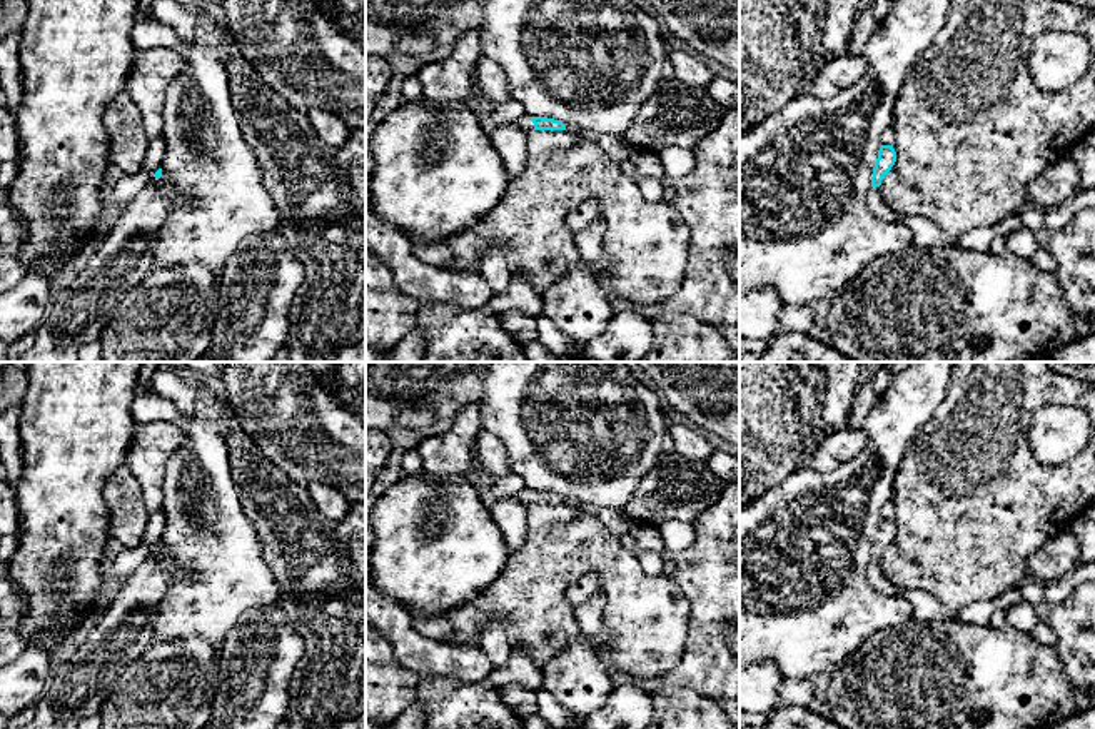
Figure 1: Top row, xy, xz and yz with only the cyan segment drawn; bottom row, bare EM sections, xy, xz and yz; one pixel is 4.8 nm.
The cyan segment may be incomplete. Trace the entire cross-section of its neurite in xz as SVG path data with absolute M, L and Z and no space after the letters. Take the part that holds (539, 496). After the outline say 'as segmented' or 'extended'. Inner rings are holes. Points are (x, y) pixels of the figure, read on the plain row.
M524 487L519 494L514 495L526 507L534 504L566 504L566 499L561 494L548 492L548 490L531 490Z | extended

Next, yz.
M881 519L878 524L878 532L873 540L871 562L868 566L868 581L875 591L885 596L898 597L901 589L891 584L880 566L883 551L891 544L896 535L896 525L893 519Z | extended

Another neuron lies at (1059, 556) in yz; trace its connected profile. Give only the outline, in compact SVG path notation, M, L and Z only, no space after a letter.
M1067 525L1028 559L1028 577L1047 584L1073 572L1077 567L1078 544L1070 525Z

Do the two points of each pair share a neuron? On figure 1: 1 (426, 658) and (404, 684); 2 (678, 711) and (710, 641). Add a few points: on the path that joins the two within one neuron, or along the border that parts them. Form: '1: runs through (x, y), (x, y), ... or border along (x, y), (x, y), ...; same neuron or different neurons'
1: border along (388, 641), (394, 656), (406, 668), (419, 674); different neurons
2: border along (651, 691), (691, 688), (710, 698), (721, 709); different neurons

